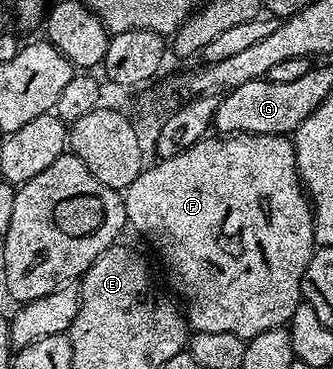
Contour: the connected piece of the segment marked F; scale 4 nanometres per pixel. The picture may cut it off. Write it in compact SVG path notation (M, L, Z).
M226 135L216 138L206 137L177 156L157 161L154 167L146 166L141 175L135 177L135 181L131 181L131 185L123 192L125 218L130 228L134 227L139 234L146 235L157 246L157 251L169 270L169 279L173 282L174 289L181 294L183 314L190 328L203 333L235 333L239 338L248 341L259 333L267 333L267 329L285 327L297 306L303 301L303 273L315 250L313 209L309 196L301 185L301 178L297 176L292 138L283 135Z

